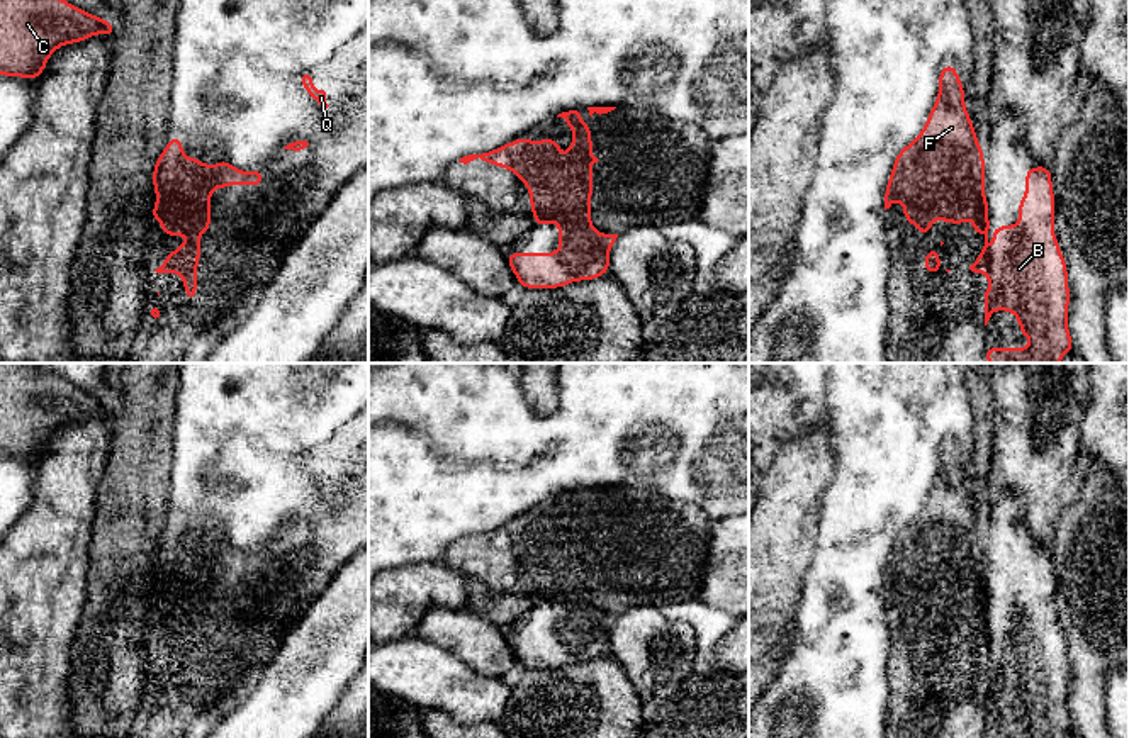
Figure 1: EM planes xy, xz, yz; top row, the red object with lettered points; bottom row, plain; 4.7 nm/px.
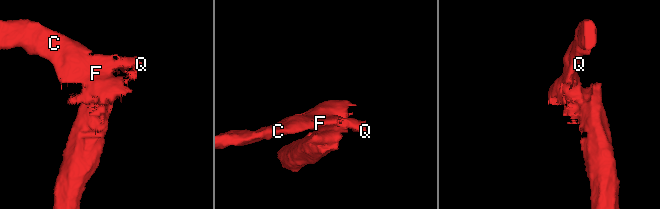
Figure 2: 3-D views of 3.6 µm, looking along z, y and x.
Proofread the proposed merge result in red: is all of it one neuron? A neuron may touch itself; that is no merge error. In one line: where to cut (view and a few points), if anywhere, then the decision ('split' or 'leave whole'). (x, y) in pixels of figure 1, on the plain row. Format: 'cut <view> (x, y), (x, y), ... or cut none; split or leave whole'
cut xz (589, 591), (547, 591), (533, 598); split

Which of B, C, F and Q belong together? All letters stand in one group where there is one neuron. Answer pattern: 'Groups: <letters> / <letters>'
Groups: B / C F Q

